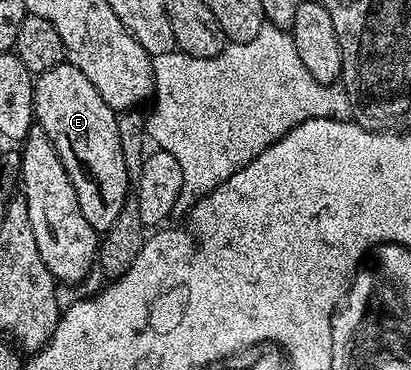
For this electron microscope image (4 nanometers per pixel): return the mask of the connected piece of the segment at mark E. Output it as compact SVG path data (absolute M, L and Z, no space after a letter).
M64 63L35 77L35 119L38 128L43 129L57 147L61 163L65 163L65 169L69 171L69 177L77 191L77 199L81 203L81 215L89 219L89 227L93 227L96 233L106 234L129 204L127 192L130 189L132 192L133 189L131 173L125 165L125 155L121 147L116 110L111 109L105 99L101 99L97 87L93 87L93 83L85 79L85 75L76 65Z

